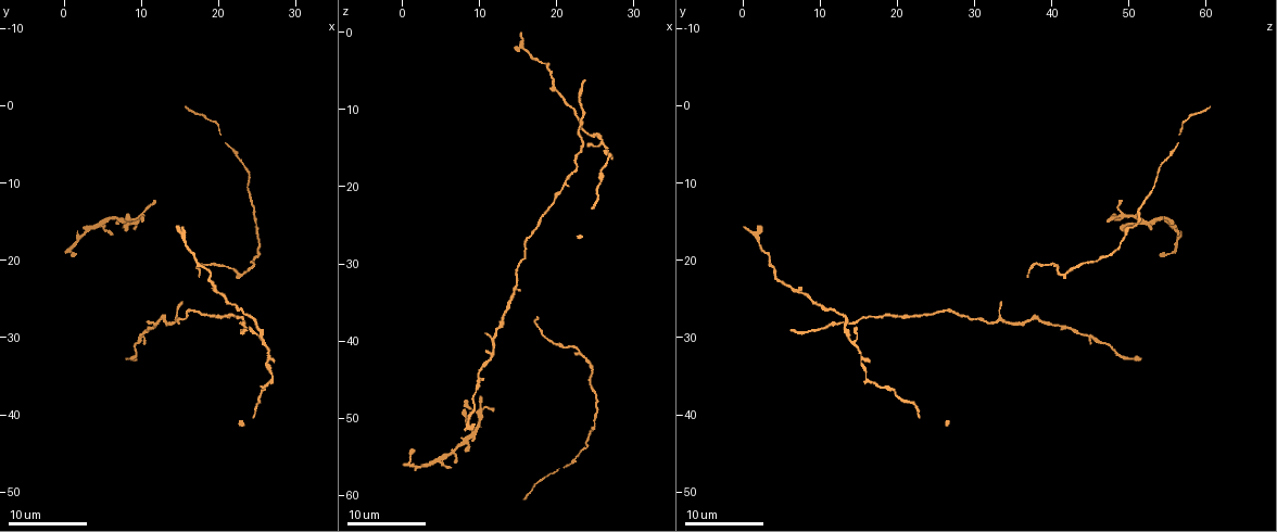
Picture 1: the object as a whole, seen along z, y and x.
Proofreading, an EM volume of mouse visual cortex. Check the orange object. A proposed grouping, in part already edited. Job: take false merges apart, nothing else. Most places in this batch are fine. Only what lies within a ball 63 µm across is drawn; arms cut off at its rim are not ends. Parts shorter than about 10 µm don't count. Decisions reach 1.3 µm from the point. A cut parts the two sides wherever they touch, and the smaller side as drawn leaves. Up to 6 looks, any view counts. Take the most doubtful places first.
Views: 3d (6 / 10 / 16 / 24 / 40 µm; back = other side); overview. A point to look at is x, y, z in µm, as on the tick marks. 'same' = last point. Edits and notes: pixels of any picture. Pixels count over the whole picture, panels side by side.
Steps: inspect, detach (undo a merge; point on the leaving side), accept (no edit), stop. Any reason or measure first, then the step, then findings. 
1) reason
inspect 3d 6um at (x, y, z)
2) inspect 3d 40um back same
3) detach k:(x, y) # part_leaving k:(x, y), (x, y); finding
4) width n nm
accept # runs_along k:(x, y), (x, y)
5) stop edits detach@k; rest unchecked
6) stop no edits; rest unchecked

side arm on a straight run
inspect 3d 16um at (26.0, 31.0, 14.5)

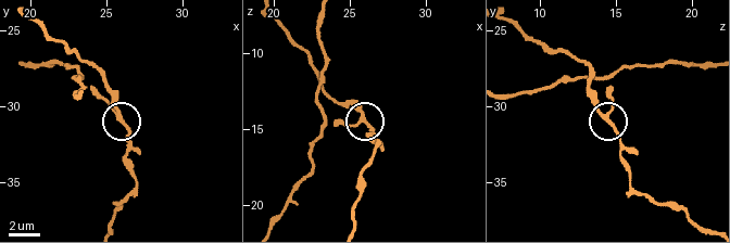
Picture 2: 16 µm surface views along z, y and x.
inspect 3d 6um at (25.8, 30.6, 14.4)

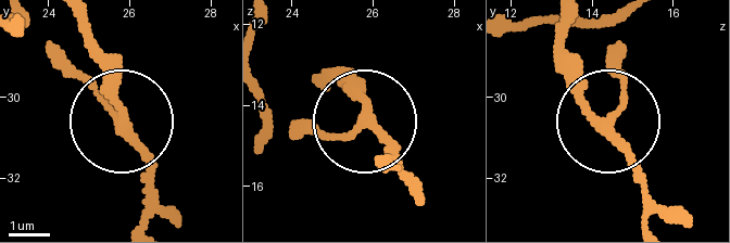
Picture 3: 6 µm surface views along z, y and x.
side_arm 20 um
accept # continuous, no second neuron

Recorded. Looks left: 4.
three arms meet
inspect 3d 6um at (20.5, 27.0, 20.0)

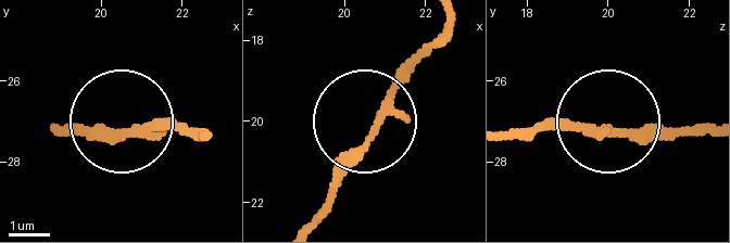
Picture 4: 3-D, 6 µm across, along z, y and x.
accept # runs_along 4:(63, 127), (205, 127); all the same neuron

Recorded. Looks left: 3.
three arms meet
inspect 3d 10um at (14.5, 27.5, 33.0)

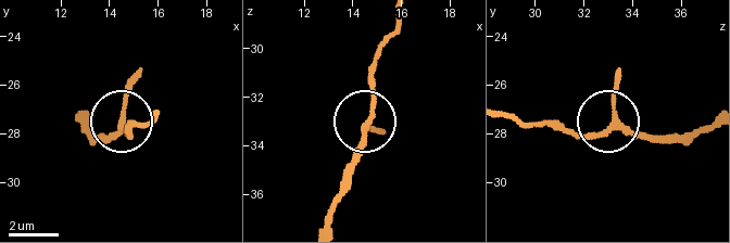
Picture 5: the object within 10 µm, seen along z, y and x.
width 190 nm
accept # one neuron here

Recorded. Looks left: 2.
stop no edits; rest unchecked

